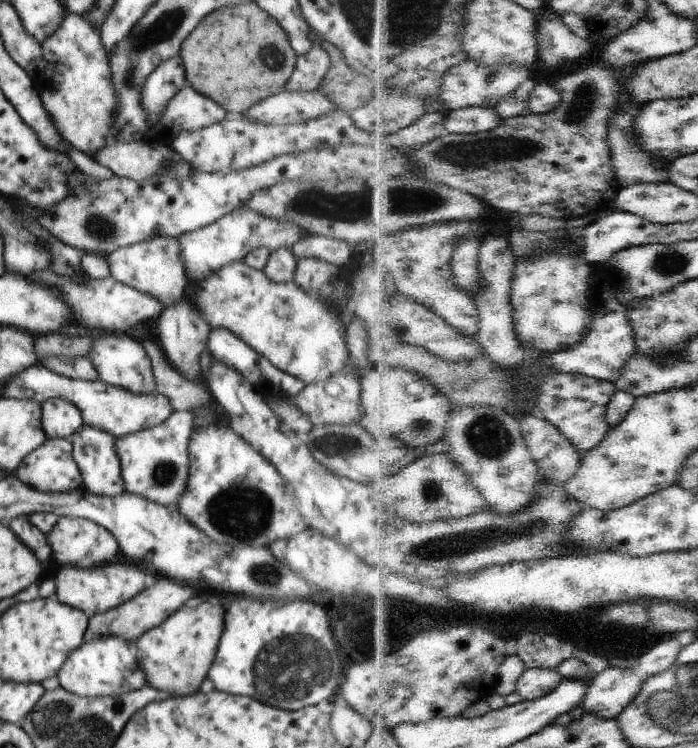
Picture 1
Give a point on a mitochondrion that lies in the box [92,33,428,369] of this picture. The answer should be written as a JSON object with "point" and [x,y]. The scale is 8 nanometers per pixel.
{"point":[352,207]}

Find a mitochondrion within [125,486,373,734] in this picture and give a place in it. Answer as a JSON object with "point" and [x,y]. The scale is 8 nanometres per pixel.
{"point":[293,665]}

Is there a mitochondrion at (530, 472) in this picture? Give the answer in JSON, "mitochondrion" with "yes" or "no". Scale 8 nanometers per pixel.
{"mitochondrion":"no"}

